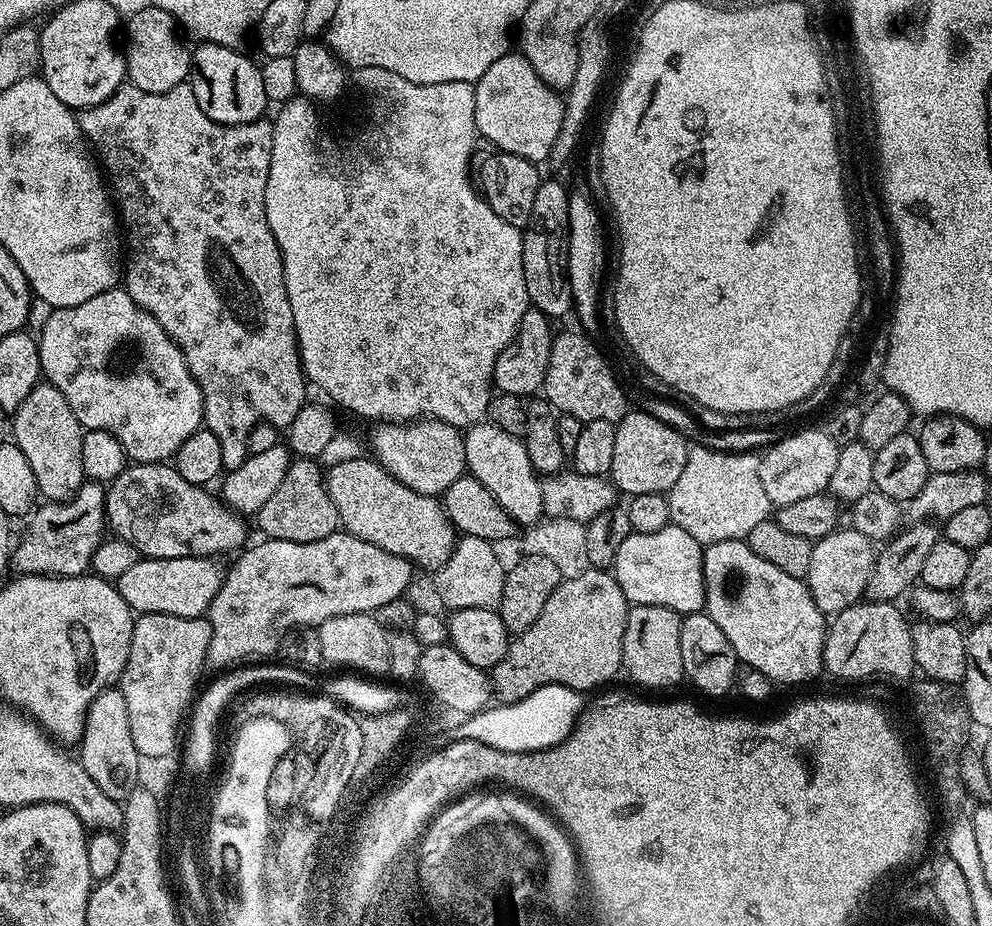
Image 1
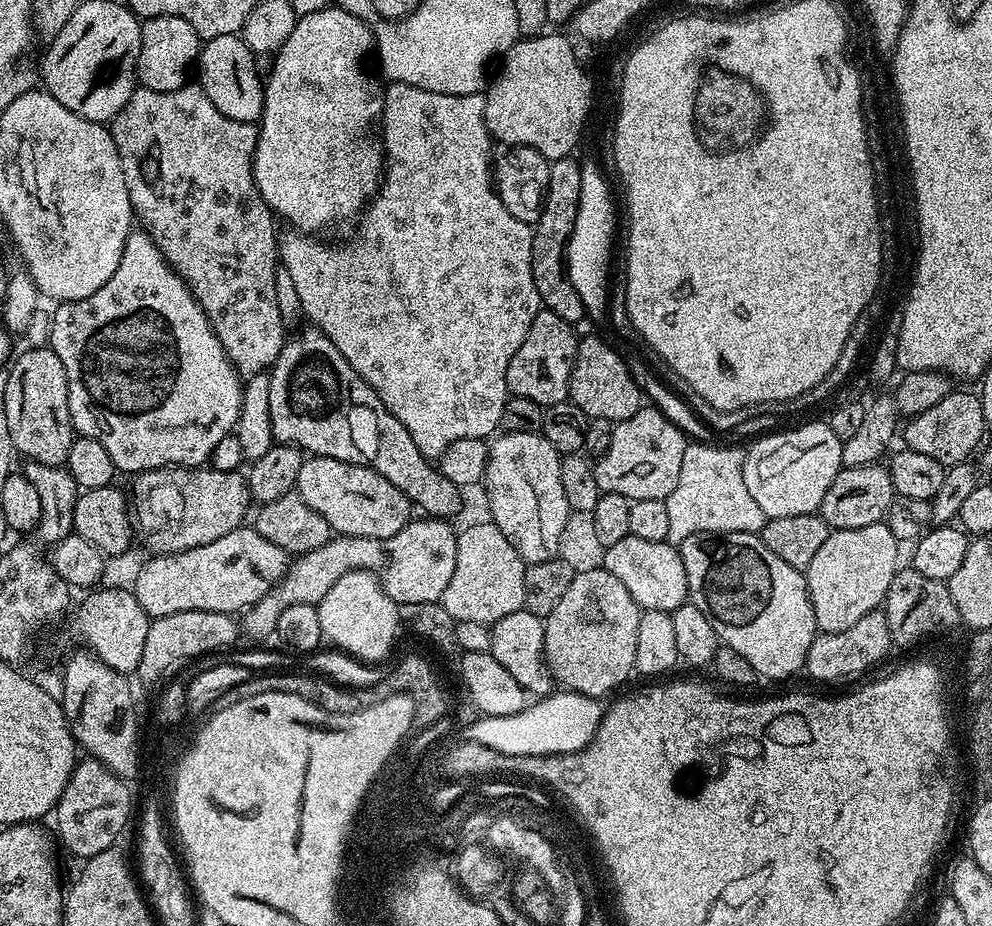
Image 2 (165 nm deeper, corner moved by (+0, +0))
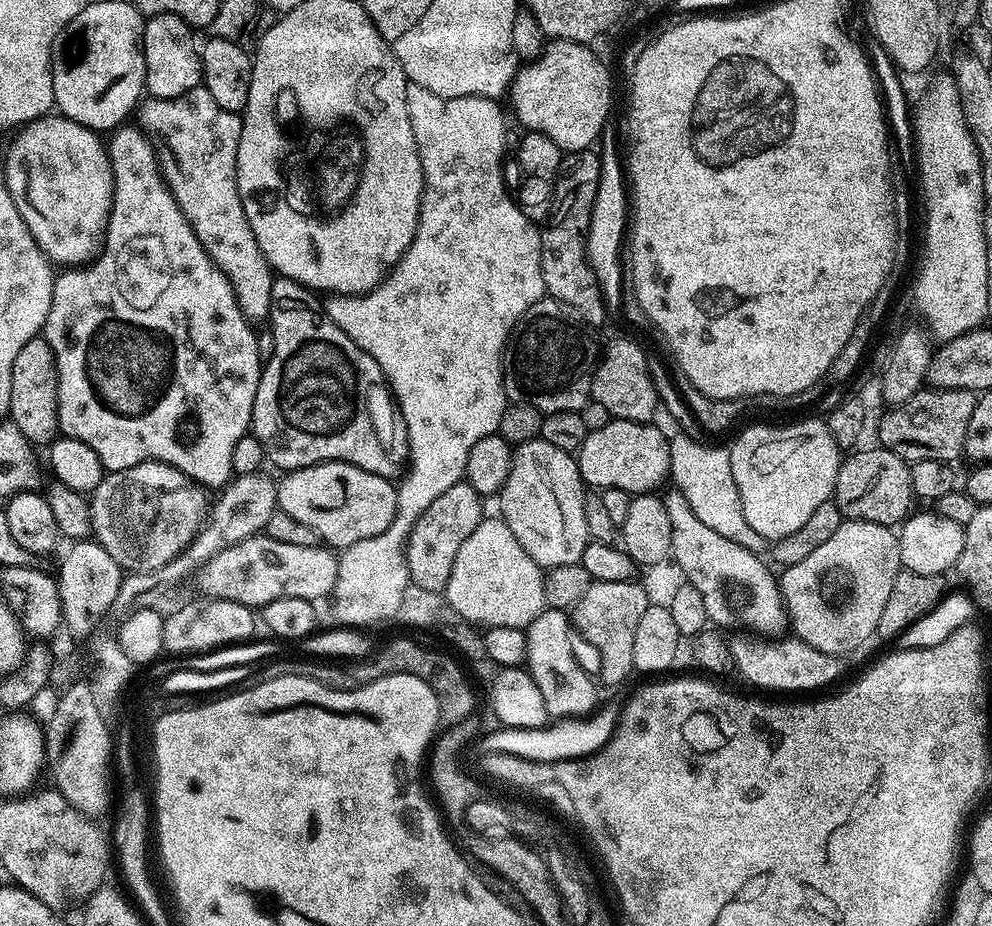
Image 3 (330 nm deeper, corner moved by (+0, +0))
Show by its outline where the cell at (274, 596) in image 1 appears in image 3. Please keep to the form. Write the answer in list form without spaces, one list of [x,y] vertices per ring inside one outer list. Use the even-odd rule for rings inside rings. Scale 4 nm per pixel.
[[[461,482],[450,486],[446,494],[434,498],[430,506],[414,522],[404,545],[404,557],[408,563],[408,579],[413,585],[428,592],[443,593],[448,586],[450,570],[454,566],[454,558],[458,558],[458,550],[470,534],[480,525],[482,497],[472,489],[471,484]]]

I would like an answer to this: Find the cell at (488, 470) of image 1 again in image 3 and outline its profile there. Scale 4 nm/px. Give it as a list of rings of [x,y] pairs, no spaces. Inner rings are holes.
[[[537,438],[525,444],[515,445],[510,474],[498,493],[499,515],[506,522],[506,526],[510,526],[510,534],[518,538],[522,550],[526,550],[526,554],[530,554],[530,558],[534,558],[534,562],[540,565],[541,569],[579,564],[585,546],[590,543],[586,530],[585,495],[586,485],[580,477],[577,457],[573,453],[558,450],[558,446],[550,446],[550,442]]]

